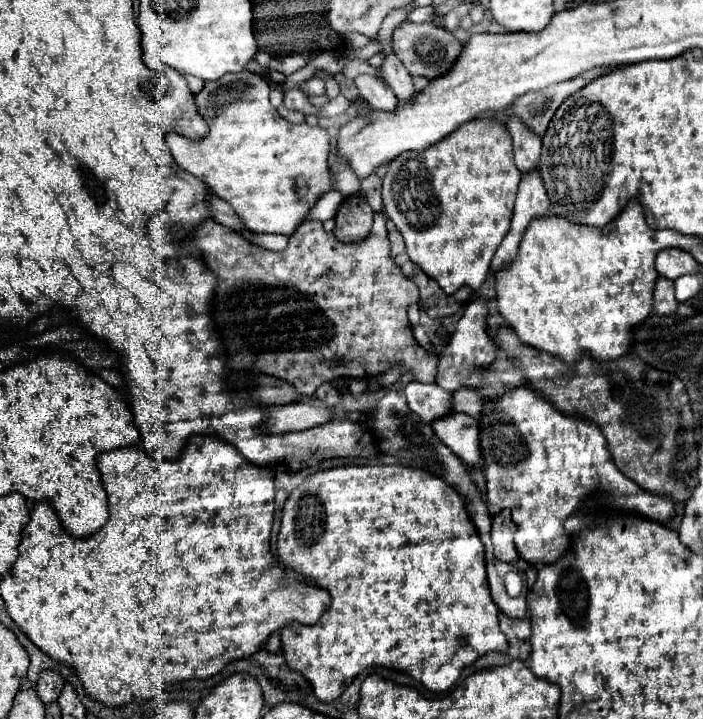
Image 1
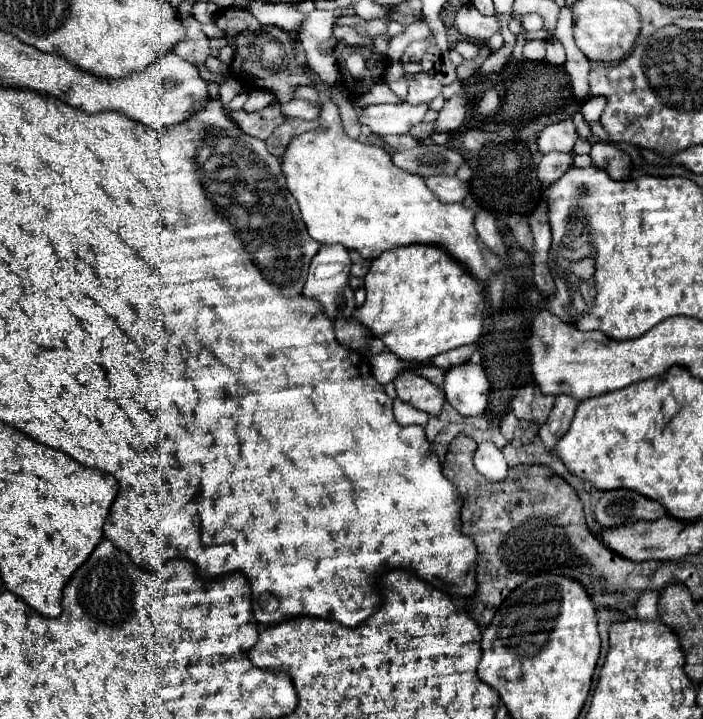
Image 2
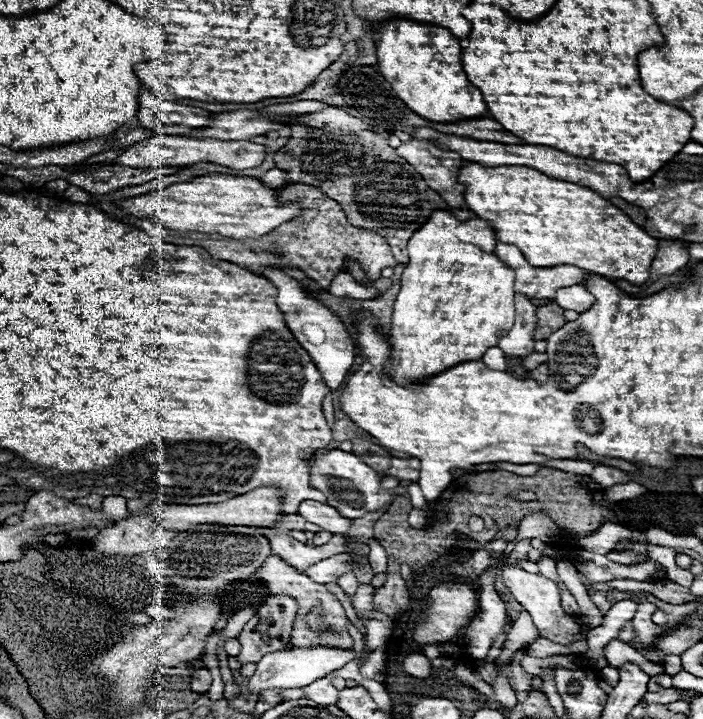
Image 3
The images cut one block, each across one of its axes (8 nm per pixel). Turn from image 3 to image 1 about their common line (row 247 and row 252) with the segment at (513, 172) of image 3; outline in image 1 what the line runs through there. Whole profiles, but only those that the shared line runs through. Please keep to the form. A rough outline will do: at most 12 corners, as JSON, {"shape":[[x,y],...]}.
{"shape":[[636,198],[604,228],[538,216],[496,272],[502,318],[572,364],[652,310]]}

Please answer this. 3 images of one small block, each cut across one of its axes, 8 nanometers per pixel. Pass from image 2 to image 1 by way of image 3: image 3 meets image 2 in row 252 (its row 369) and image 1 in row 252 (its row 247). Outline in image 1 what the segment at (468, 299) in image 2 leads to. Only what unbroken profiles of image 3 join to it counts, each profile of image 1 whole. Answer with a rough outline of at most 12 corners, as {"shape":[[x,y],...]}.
{"shape":[[476,118],[382,180],[412,262],[486,280],[522,176]]}

